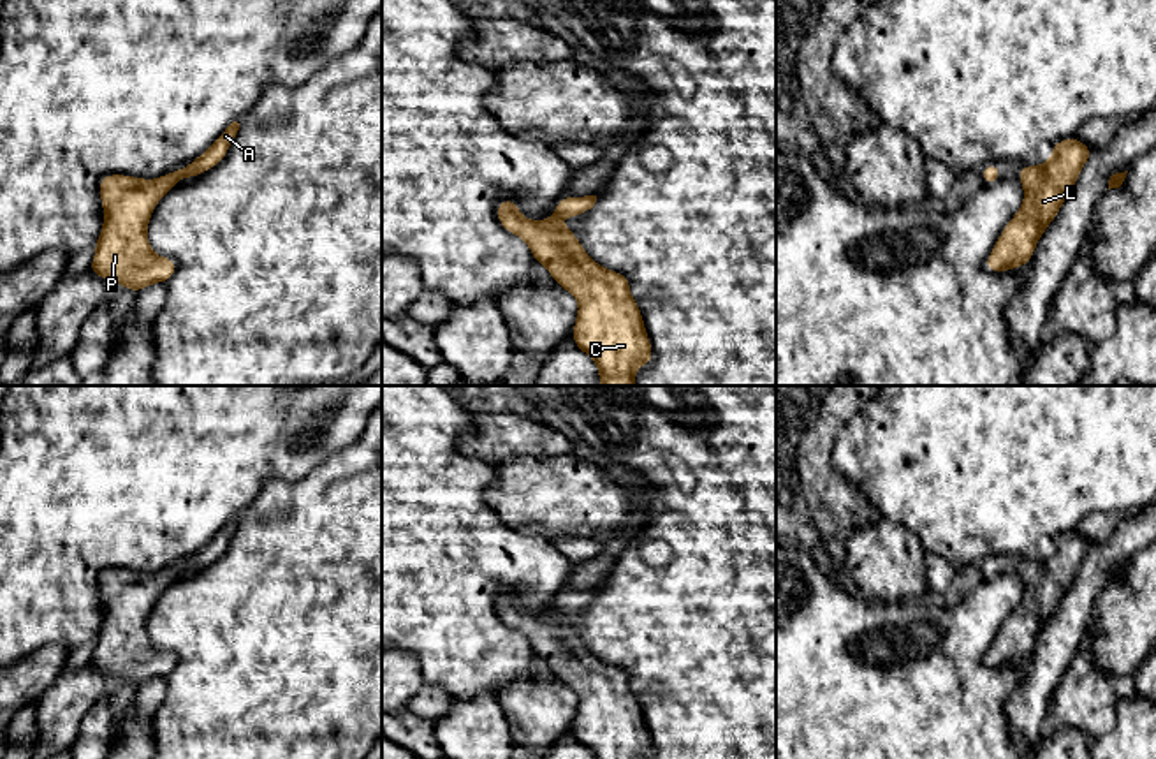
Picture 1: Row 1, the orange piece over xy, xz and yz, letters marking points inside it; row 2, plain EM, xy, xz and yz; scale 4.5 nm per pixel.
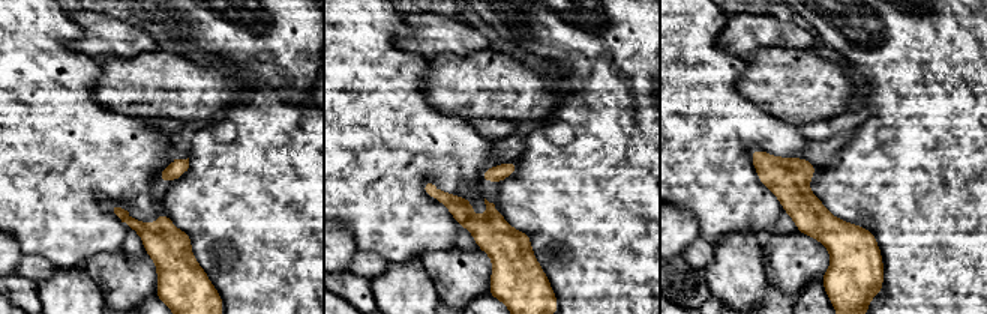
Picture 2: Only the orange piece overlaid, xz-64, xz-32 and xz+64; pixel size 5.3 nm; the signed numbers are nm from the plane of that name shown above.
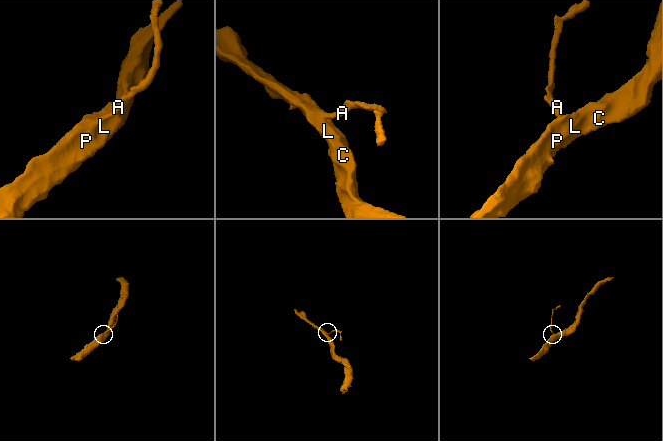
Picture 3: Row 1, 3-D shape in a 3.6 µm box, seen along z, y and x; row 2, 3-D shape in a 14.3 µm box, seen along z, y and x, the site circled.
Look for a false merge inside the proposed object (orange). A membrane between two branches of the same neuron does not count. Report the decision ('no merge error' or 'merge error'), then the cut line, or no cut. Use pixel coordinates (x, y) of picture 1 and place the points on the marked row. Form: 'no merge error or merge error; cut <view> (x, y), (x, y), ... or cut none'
no merge error; cut none

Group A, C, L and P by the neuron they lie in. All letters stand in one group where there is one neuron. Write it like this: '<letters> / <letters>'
A C L P

